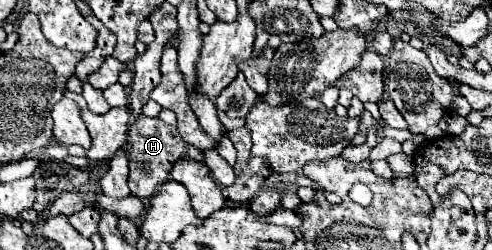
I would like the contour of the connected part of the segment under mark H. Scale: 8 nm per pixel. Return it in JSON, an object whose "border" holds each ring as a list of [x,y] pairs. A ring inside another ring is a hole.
{"border":[[[142,115],[140,119],[136,119],[130,125],[128,137],[130,137],[130,153],[128,153],[130,177],[128,177],[128,185],[130,185],[132,195],[146,201],[146,199],[154,197],[154,193],[158,191],[158,187],[162,187],[162,183],[168,181],[170,167],[178,159],[190,159],[190,153],[188,153],[190,145],[182,137],[178,137],[176,127],[166,125],[158,117],[152,119],[152,117],[146,117],[146,115]]]}

